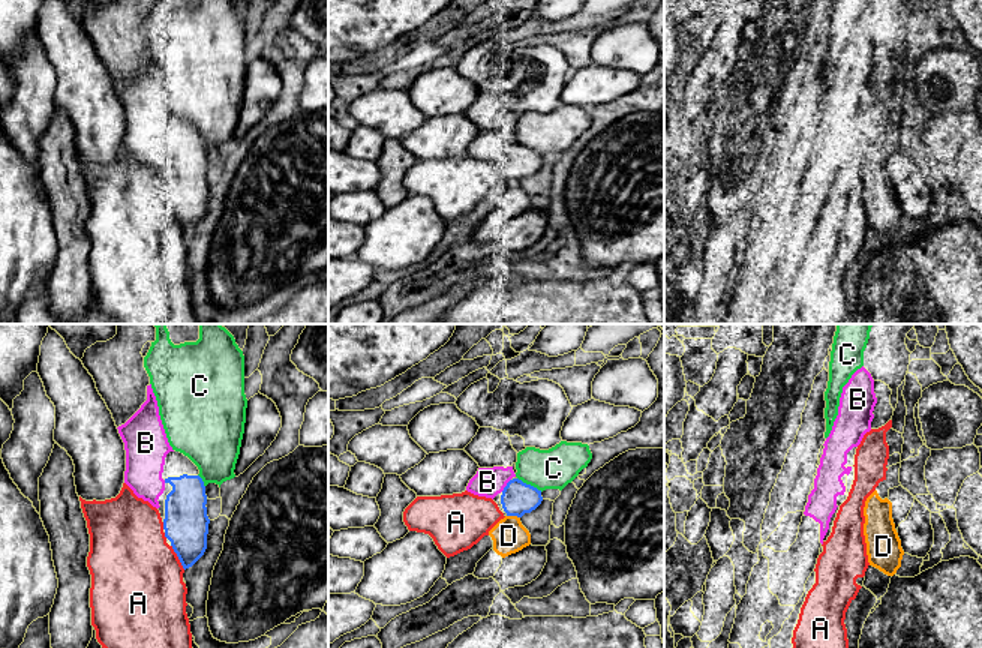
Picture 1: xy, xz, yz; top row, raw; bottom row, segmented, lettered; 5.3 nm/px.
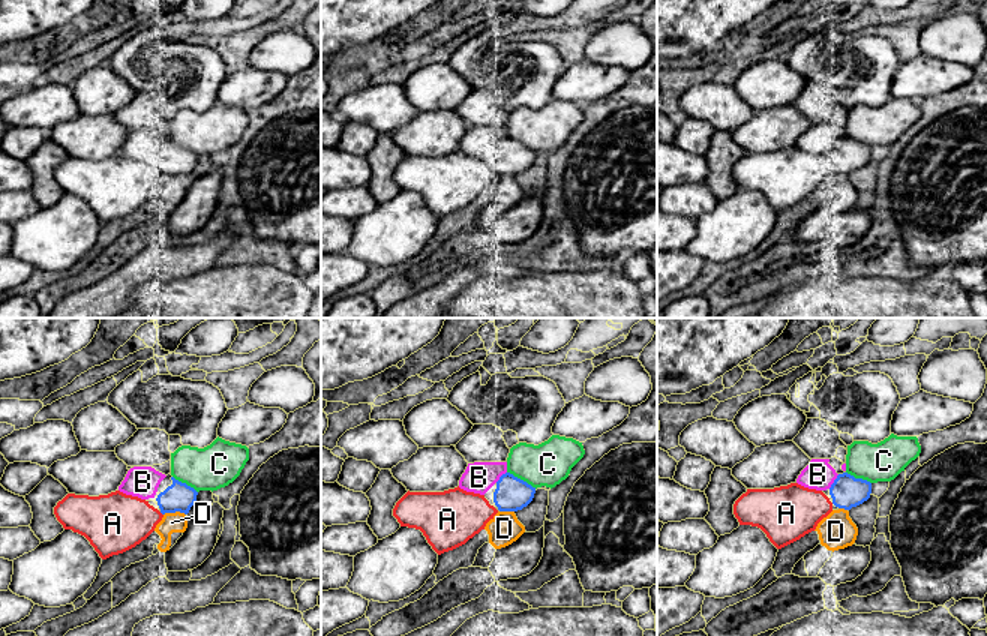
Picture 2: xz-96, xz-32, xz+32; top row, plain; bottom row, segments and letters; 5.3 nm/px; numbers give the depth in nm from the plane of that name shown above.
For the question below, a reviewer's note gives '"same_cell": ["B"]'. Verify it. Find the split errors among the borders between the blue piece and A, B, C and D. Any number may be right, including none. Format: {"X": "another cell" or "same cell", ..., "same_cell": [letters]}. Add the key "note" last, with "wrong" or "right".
{"A": "another cell", "B": "same cell", "C": "another cell", "D": "another cell", "same_cell": ["B"], "note": "right"}

